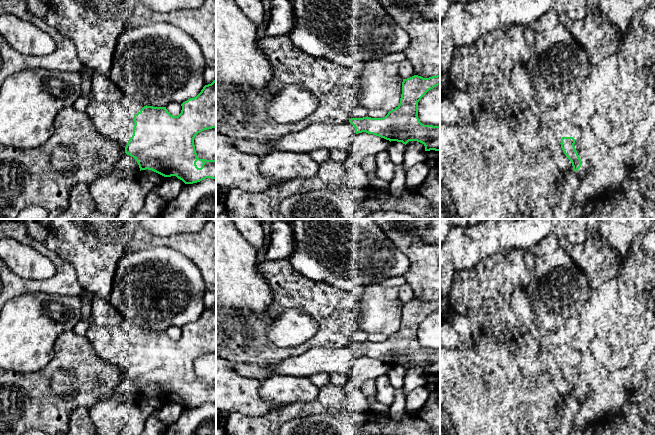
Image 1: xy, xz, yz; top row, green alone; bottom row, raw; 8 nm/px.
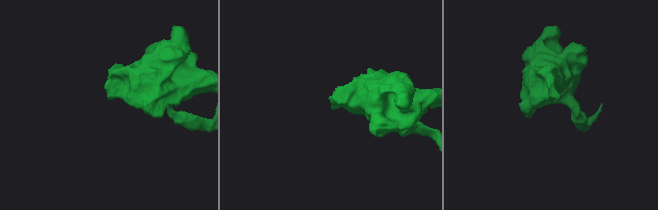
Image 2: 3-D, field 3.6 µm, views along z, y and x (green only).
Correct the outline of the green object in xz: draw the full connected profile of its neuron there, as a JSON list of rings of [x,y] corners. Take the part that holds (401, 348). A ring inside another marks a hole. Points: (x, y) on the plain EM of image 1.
[[[440,298],[429,302],[414,299],[403,303],[402,318],[399,329],[388,336],[383,342],[351,342],[344,348],[315,347],[308,349],[303,354],[289,357],[276,364],[267,367],[274,370],[277,375],[288,375],[308,378],[312,374],[326,372],[327,374],[348,375],[355,360],[366,356],[384,362],[386,364],[402,366],[417,365],[425,370],[425,375],[440,375],[440,350],[424,349],[418,342],[418,326],[431,313],[440,309]]]

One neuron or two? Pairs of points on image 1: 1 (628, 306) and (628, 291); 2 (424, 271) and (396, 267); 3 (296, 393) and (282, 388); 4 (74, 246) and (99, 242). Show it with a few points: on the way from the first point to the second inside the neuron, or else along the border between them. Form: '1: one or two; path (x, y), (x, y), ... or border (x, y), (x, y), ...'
1: one; path (628, 302), (628, 295)
2: two; border (397, 249), (410, 263), (410, 269), (404, 275)
3: one; path (293, 390), (285, 389)
4: one; path (80, 246), (93, 246)

